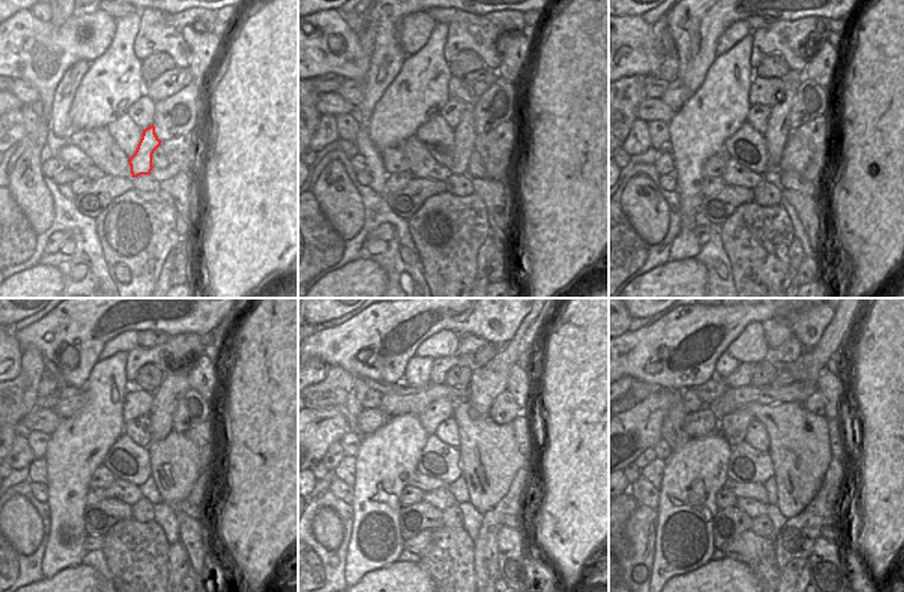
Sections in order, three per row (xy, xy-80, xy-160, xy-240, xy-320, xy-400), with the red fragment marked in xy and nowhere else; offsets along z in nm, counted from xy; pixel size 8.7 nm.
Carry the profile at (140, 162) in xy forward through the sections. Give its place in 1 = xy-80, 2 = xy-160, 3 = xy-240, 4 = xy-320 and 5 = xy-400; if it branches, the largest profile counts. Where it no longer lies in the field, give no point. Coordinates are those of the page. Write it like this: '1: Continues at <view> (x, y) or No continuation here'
1: Continues at xy-80 (465, 135)
2: Continues at xy-160 (778, 129)
3: Continues at xy-240 (174, 386)
4: Continues at xy-320 (488, 381)
5: Continues at xy-400 (807, 368)

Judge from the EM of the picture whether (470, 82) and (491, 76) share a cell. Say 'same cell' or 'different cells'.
same cell

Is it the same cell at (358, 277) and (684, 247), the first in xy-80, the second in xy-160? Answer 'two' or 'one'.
two

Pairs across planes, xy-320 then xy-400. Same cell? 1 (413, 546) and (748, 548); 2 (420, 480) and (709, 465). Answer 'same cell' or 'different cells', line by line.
1: same cell
2: different cells

